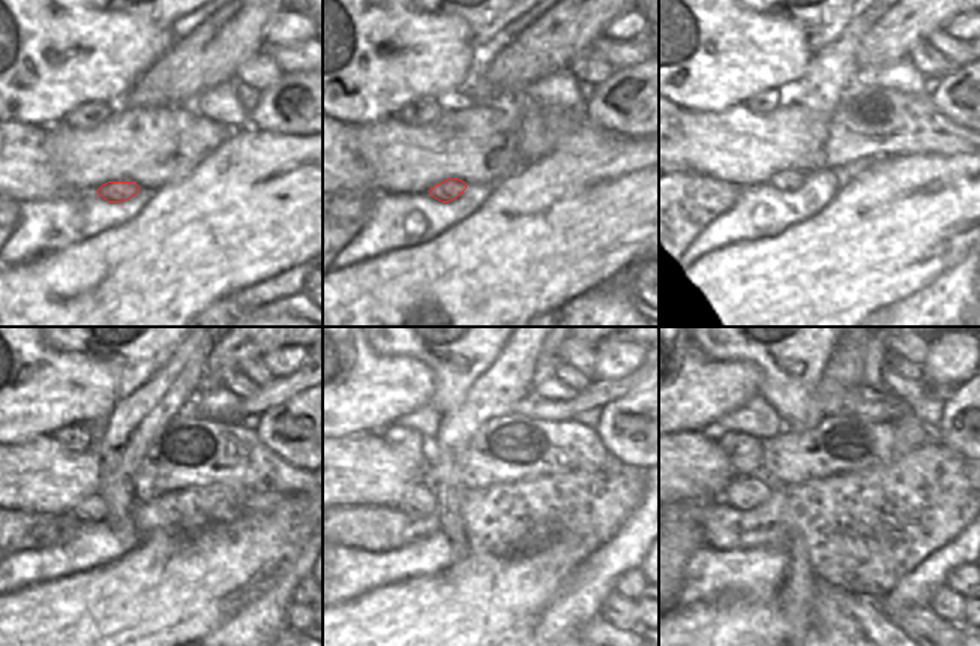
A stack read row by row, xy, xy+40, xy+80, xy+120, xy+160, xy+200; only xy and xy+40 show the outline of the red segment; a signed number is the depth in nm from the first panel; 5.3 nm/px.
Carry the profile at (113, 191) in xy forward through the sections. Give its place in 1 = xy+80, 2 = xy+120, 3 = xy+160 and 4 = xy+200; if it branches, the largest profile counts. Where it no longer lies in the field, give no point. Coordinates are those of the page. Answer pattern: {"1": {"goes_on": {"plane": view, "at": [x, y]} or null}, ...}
{"1": {"goes_on": {"plane": "xy+80", "at": [788, 180]}}, "2": {"goes_on": {"plane": "xy+120", "at": [90, 508]}}, "3": {"goes_on": {"plane": "xy+160", "at": [419, 501]}}, "4": {"goes_on": {"plane": "xy+200", "at": [743, 493]}}}

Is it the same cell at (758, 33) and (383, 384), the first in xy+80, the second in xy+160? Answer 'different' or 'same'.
same

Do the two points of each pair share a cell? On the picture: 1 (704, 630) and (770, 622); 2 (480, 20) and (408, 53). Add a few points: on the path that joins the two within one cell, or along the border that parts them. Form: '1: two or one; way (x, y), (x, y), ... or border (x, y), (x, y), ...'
1: one; way (721, 630), (754, 630)
2: two; border (455, 15), (465, 21), (468, 38), (477, 50)

